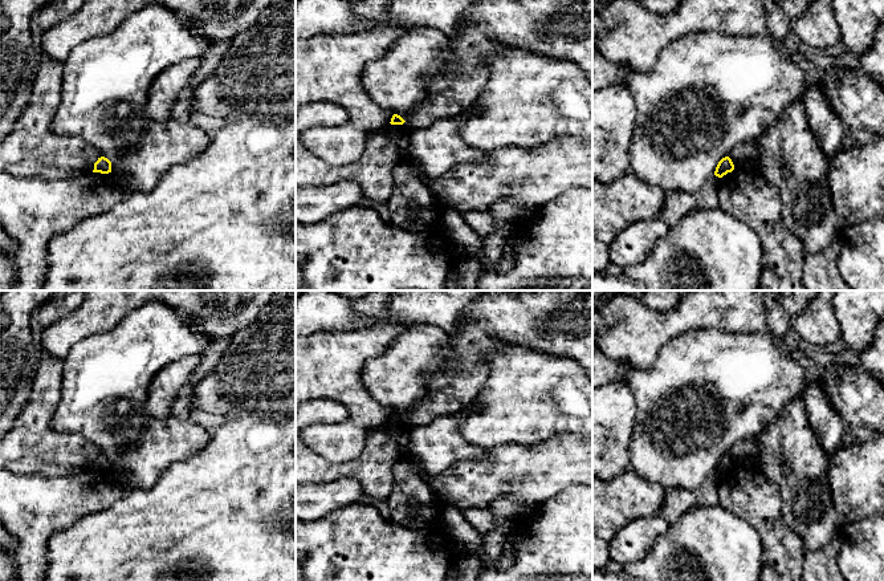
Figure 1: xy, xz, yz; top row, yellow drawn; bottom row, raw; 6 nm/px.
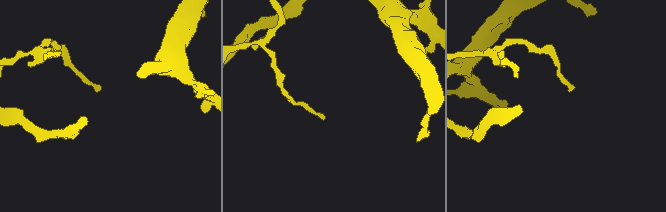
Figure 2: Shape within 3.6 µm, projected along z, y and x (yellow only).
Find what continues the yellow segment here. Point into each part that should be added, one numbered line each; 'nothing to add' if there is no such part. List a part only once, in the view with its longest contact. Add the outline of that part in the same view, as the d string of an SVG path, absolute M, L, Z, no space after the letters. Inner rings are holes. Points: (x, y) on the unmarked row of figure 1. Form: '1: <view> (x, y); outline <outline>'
nothing to add

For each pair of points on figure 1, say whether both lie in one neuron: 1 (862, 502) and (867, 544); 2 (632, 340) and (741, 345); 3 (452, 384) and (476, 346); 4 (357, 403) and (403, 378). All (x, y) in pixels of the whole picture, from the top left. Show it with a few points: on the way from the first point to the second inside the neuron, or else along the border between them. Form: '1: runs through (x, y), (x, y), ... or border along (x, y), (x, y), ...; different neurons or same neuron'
1: border along (870, 515), (864, 519), (842, 524); different neurons
2: border along (700, 329), (692, 329), (668, 341), (652, 366); different neurons
3: runs through (461, 374), (471, 365), (471, 356); same neuron
4: border along (361, 381), (363, 387), (378, 402), (394, 410); different neurons

